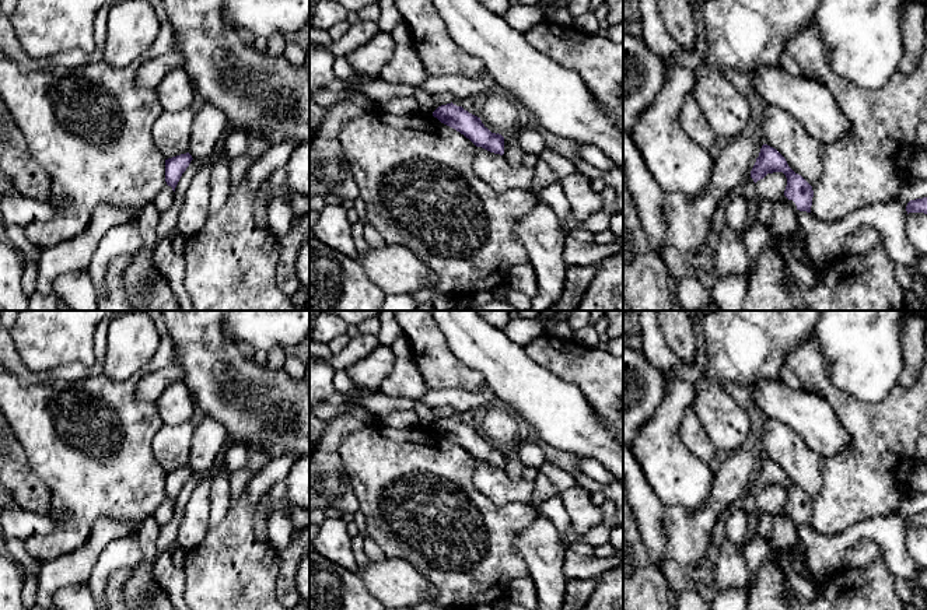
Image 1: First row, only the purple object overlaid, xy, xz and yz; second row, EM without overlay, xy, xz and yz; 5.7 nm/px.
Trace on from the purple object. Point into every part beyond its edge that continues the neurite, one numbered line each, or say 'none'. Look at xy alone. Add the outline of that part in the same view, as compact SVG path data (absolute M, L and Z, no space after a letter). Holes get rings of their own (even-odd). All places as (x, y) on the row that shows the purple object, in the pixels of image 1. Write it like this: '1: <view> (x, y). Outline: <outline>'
none

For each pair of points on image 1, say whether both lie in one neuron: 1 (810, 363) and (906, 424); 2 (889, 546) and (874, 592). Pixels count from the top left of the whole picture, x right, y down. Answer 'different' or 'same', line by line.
1: same
2: different

